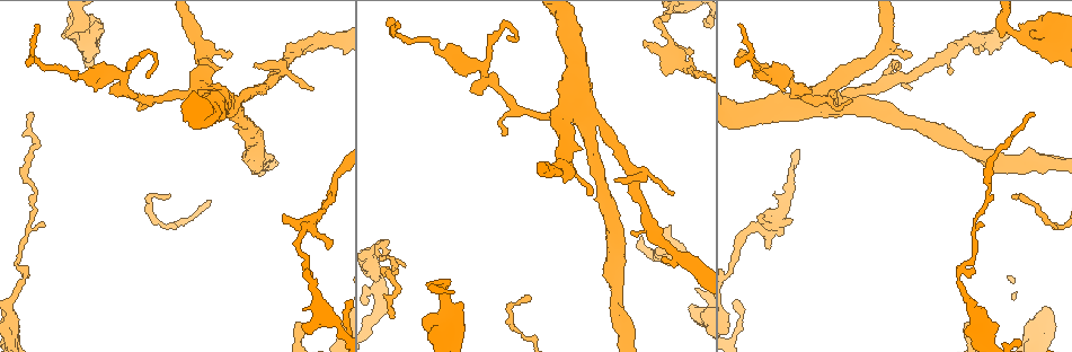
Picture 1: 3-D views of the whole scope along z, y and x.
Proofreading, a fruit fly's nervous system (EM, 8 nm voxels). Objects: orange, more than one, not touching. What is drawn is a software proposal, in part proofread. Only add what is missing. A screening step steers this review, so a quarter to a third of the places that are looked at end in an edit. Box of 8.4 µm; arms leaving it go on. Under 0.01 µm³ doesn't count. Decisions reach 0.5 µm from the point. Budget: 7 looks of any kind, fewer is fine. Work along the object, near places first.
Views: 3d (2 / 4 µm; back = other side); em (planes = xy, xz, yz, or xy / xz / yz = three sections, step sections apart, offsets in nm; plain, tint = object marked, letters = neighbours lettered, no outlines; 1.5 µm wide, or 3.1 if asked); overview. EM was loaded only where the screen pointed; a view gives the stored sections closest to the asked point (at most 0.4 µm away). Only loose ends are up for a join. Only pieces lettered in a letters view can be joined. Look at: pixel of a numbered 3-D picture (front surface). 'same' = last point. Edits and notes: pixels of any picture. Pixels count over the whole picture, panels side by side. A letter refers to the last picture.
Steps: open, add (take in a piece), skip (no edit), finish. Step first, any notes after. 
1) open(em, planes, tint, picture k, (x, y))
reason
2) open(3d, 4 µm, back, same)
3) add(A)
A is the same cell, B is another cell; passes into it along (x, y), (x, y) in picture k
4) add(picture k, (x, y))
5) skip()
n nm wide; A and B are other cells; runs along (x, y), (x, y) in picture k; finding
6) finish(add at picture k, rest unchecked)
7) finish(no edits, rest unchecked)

open(3d, 4 µm, picture 1, (32, 115))
end of a long branch

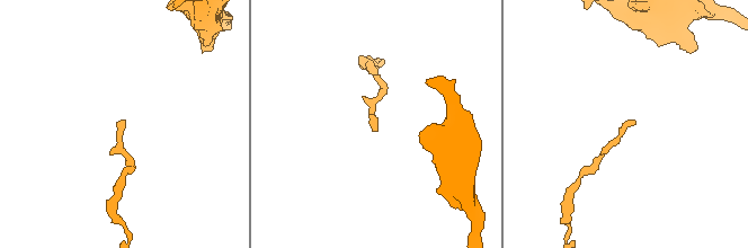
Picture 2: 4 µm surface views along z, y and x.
open(em, xz, step 4, letters, picture 2, (634, 122))
need the tissue

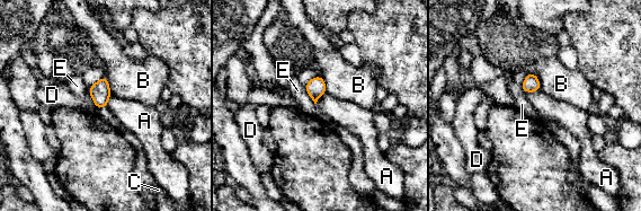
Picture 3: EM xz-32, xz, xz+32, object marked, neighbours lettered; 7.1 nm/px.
open(em, planes, letters, same)

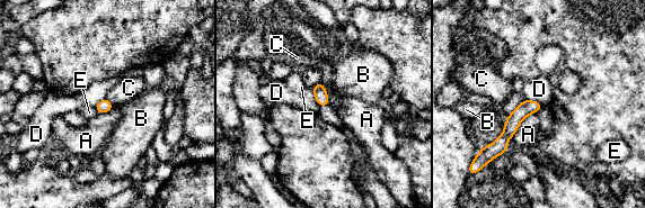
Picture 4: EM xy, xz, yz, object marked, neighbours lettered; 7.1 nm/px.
skip()
A, B, C, D and E are other cells; runs along (538, 106), (528, 107), (491, 147) in picture 4; none of them fits

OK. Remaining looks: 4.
open(em, xz, step 4, plain, picture 1, (108, 93))
branch stops here

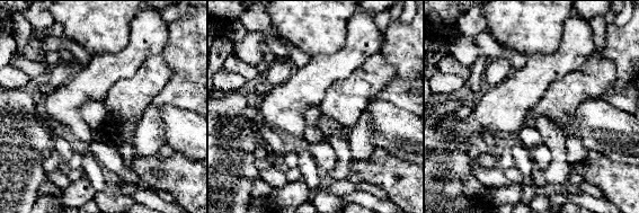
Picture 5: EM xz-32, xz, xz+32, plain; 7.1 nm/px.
open(em, xz, step 4, letters, same)
what lies round it

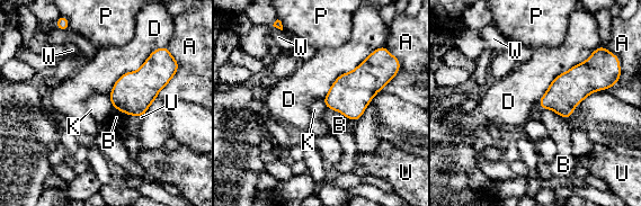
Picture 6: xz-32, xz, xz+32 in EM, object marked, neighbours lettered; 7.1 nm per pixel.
skip()
A, B, D, K, P, U and W are other cells; border along (595, 48), (561, 72), (537, 101) in picture 6; no lettered piece goes on from it

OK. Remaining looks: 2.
open(3d, 4 µm, back, picture 1, (283, 217))
branch stops here

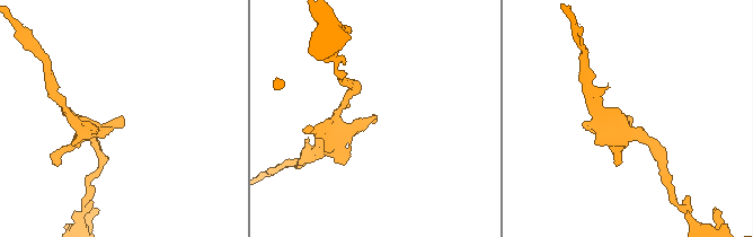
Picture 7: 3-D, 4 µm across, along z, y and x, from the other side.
open(em, yz, step 8, letters, picture 7, (374, 114))

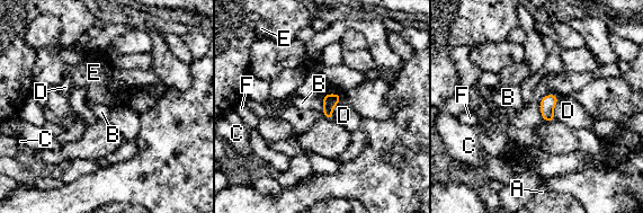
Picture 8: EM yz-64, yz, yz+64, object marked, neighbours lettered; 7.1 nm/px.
skip()
A, B, C, D, E and F are other cells; border along (321, 98), (322, 115) in picture 8; none of them fits

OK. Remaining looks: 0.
finish(no edits, rest unchecked)

